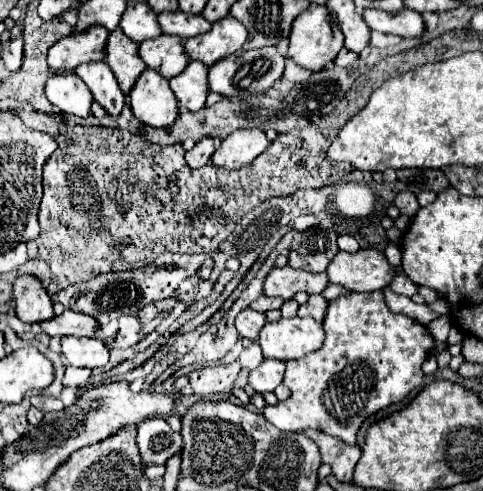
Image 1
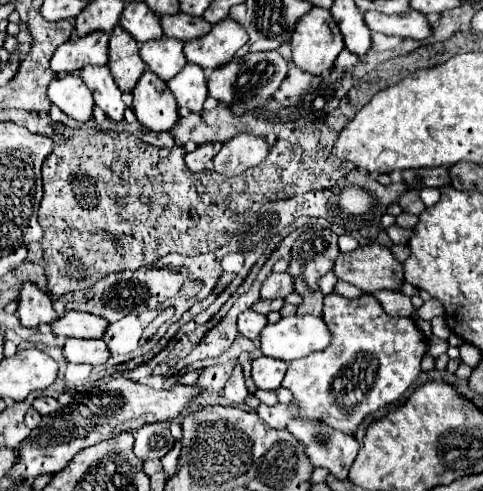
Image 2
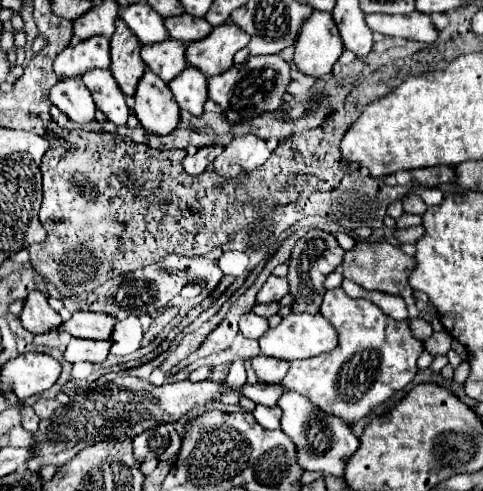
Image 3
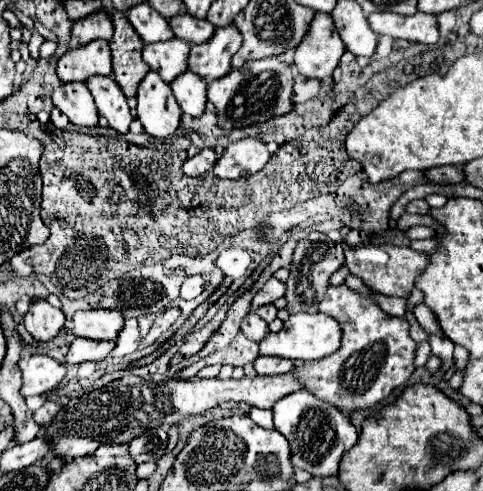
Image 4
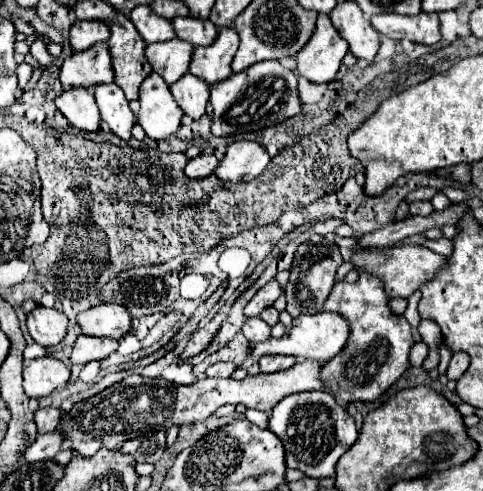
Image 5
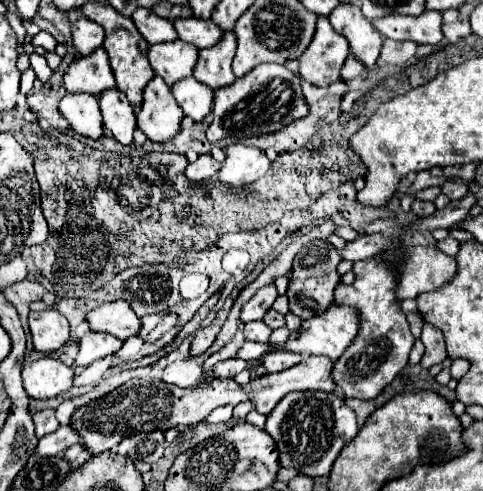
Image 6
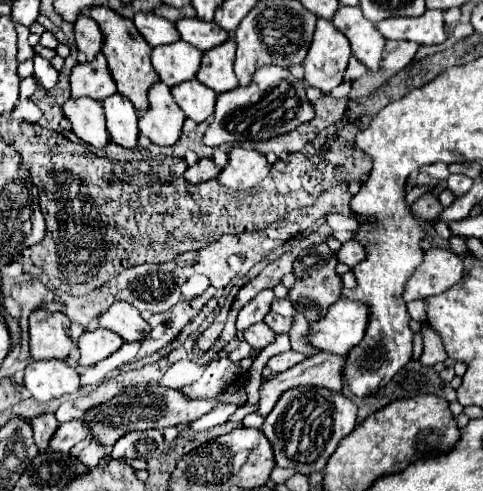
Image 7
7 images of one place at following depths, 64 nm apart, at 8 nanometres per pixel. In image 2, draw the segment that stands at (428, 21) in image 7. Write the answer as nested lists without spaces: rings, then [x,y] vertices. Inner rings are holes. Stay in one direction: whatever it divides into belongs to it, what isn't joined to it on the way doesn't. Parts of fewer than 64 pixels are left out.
[[[410,10],[406,14],[398,14],[398,16],[388,16],[388,14],[380,14],[380,12],[366,12],[364,20],[372,32],[382,32],[382,34],[390,34],[390,36],[424,40],[432,34],[426,16],[416,10]]]

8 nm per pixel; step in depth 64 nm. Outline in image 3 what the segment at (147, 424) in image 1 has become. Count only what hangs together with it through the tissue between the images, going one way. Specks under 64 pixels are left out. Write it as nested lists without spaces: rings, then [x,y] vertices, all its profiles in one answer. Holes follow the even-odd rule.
[[[166,426],[160,428],[150,428],[148,432],[142,432],[140,436],[134,438],[134,458],[138,462],[160,458],[162,452],[168,448],[170,436]]]

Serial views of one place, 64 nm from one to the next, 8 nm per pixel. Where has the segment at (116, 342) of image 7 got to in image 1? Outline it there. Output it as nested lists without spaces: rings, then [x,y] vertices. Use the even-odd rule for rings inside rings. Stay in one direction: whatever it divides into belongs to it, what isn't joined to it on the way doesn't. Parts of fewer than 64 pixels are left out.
[[[62,338],[62,356],[66,364],[78,368],[102,368],[108,362],[108,348],[102,340],[96,338]]]

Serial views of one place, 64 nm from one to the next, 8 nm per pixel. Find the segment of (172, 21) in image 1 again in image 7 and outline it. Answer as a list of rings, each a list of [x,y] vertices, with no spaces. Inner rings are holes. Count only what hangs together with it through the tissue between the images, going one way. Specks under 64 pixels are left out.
[[[182,18],[176,22],[176,28],[180,32],[180,38],[198,50],[206,52],[218,44],[222,44],[228,38],[228,32],[222,30],[216,22],[204,22],[198,18]]]

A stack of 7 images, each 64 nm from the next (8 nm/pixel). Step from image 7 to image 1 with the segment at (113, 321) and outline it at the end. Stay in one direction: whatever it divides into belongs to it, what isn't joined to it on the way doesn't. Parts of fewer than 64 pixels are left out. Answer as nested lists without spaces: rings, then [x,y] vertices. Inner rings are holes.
[[[64,310],[60,316],[54,316],[52,320],[40,322],[40,328],[48,336],[94,336],[98,324],[92,316]]]

